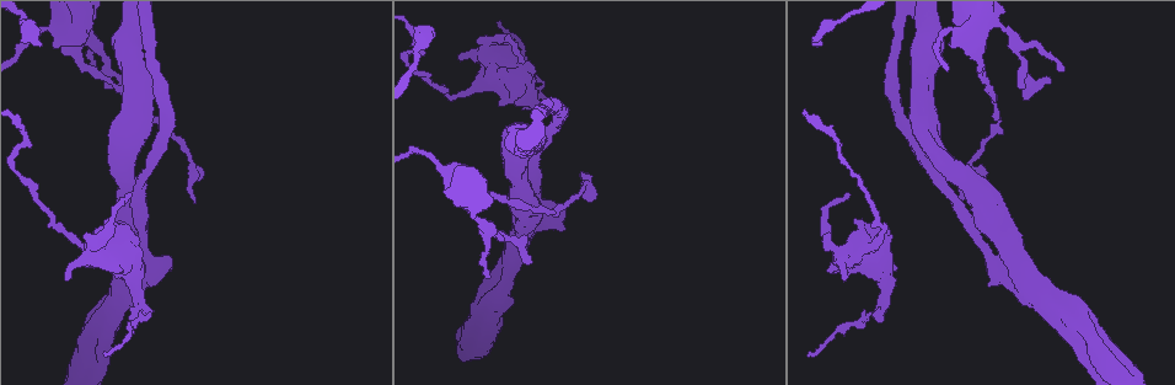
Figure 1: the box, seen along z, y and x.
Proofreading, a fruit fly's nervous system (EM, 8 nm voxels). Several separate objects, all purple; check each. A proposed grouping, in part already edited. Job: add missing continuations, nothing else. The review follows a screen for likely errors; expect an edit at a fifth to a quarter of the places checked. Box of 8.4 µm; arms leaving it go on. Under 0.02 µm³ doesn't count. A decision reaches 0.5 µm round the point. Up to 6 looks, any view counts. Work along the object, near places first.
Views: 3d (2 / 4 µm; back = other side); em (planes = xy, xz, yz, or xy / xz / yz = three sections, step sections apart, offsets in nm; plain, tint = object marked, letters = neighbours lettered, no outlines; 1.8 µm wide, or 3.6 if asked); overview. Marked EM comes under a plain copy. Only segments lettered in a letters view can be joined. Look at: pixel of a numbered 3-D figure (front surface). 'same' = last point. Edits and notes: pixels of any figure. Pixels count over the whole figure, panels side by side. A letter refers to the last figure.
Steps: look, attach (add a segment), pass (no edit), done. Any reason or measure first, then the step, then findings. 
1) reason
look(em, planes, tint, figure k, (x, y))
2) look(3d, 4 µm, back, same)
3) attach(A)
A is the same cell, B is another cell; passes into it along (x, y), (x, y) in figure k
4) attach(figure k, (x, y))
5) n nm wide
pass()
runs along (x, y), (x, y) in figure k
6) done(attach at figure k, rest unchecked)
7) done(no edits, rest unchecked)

thick turns thin
look(em, xy, step 8, tint, figure 1, (853, 252))

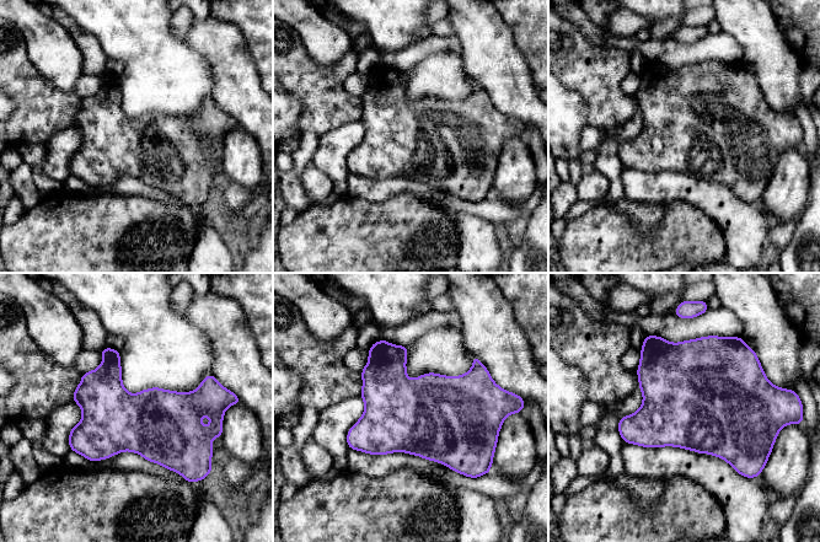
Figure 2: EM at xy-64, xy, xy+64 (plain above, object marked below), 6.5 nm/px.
look(em, xz, step 8, letters, same)

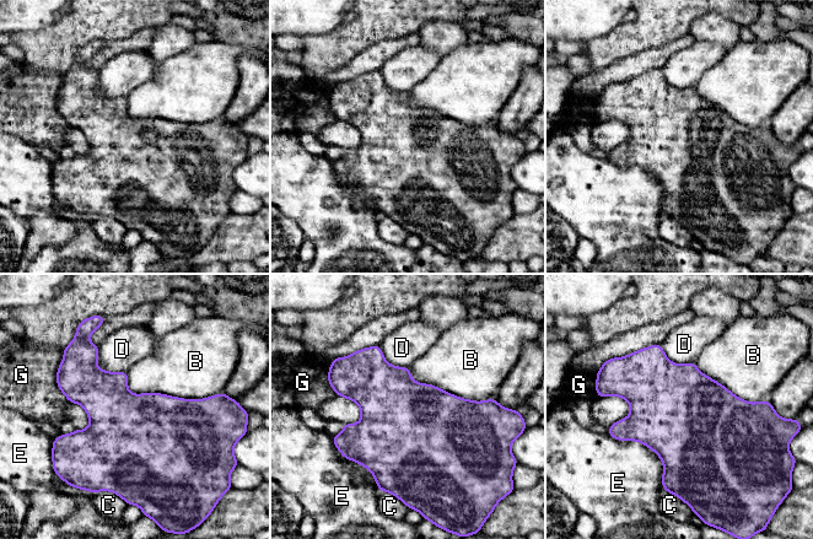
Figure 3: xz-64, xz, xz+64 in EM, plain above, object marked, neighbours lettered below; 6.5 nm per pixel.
550 nm wide; B touches over 600 nm
pass()
B, C, D, E and G are other cells; no lettered segment goes on from it

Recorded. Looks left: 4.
arms part here
look(3d, 2 µm, figure 1, (121, 284))

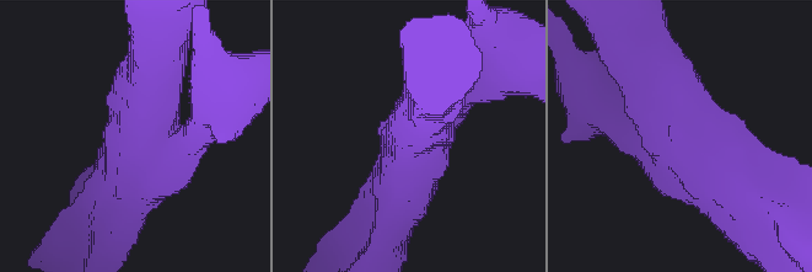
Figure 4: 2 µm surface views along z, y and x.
3 arms; arms of 320, 420, 460 nm
look(em, yz, step 4, letters, figure 4, (143, 123))

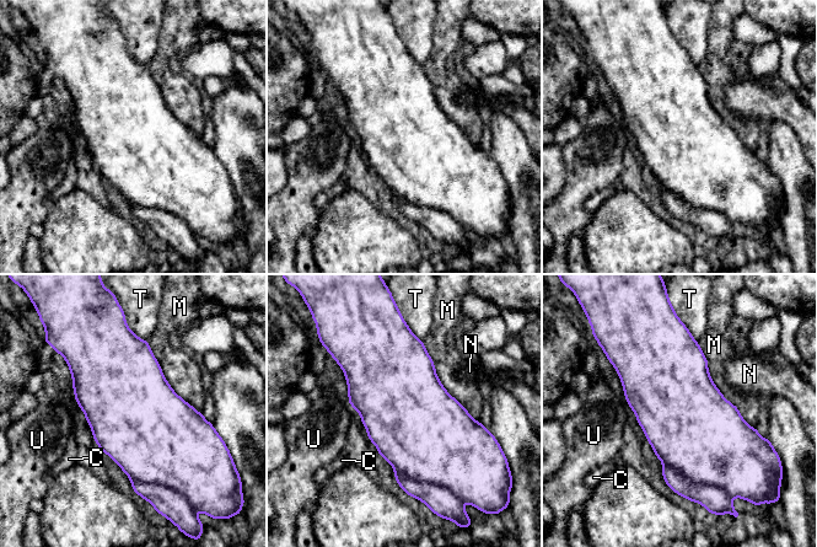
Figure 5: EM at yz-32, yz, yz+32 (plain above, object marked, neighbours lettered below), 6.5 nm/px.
look(em, planes, letters, same)

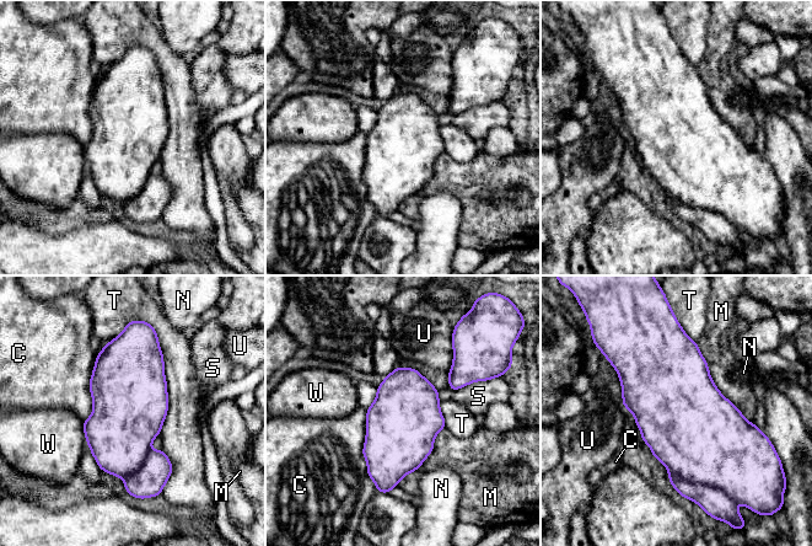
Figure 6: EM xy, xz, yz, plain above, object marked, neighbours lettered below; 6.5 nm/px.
460 nm wide
pass()
C, M, N, S, T, U and W are other cells; border along (155, 332), (167, 395), (160, 433) in figure 6; none of them fits

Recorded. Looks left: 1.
done(no edits, rest unchecked)

